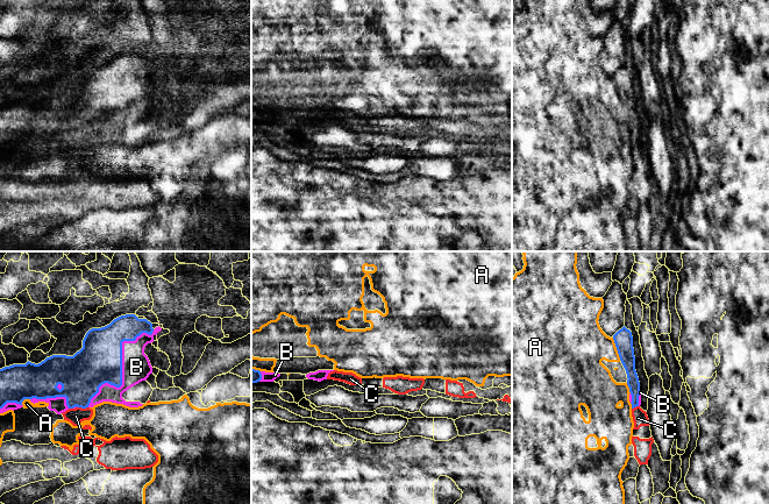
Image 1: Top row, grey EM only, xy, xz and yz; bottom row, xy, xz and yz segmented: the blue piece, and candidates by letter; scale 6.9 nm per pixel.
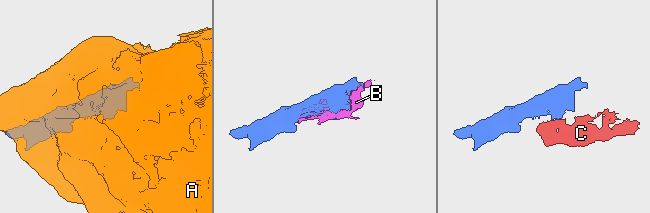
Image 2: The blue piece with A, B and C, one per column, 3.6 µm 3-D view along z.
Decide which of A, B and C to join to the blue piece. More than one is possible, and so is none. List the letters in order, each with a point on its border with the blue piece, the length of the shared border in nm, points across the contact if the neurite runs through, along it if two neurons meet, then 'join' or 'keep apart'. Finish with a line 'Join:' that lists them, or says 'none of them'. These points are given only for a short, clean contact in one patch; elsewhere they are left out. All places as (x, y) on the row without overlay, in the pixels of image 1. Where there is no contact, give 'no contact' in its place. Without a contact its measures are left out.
A: contact yz (617, 89); length 170 nm; keep apart
B: contact xy (121, 107); length 700 nm; join
C: contact xy (83, 147); length 80 nm; border xy (77, 146), (87, 147); keep apart
Join: B

